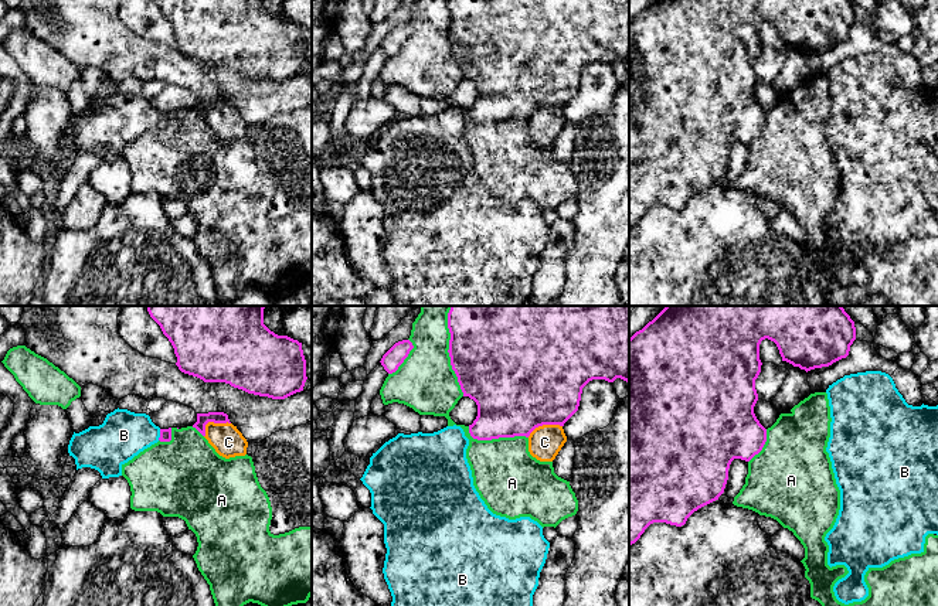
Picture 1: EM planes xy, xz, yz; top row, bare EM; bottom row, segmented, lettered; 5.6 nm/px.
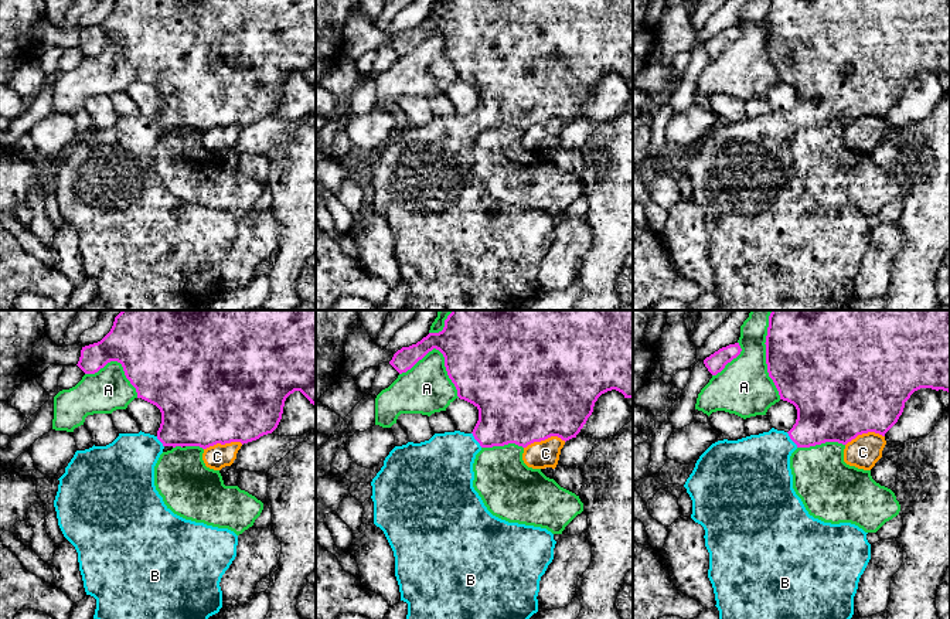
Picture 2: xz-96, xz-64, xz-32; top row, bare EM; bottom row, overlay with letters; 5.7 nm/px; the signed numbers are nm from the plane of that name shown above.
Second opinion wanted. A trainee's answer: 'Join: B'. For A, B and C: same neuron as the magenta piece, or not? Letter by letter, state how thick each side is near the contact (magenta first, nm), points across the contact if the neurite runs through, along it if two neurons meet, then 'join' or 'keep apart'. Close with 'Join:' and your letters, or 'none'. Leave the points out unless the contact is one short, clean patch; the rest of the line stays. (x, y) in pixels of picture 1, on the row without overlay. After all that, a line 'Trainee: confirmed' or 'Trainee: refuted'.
A: 460 nm thick on the magenta side, 340 nm on the other; keep apart
B: 60 nm thick on the magenta side, 280 nm on the other; runs through xy (165, 116), (160, 118), (123, 118); join
C: 70 nm thick on the magenta side, 180 nm on the other; keep apart
Join: B
Trainee: confirmed

